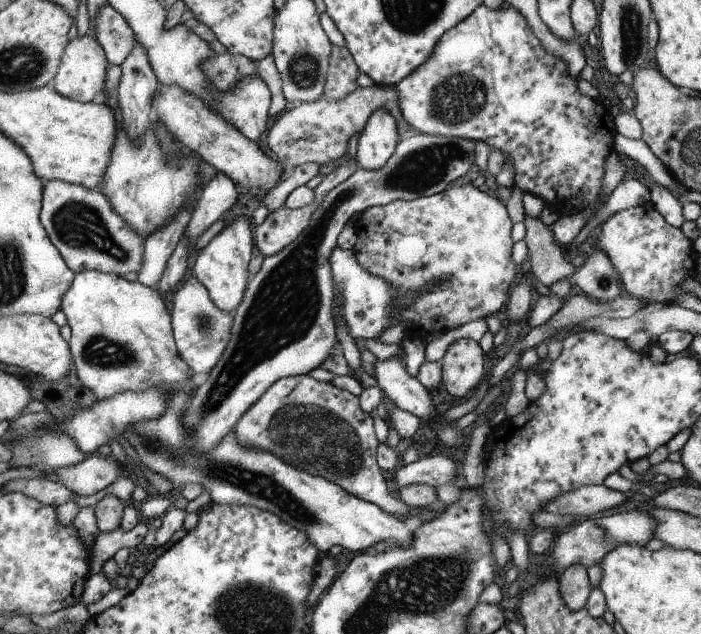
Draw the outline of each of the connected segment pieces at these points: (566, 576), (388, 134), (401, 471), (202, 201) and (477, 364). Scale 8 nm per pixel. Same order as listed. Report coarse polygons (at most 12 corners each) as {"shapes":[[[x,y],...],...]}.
{"shapes":[[[586,565],[560,572],[561,595],[570,610],[587,604],[592,586]],[[377,108],[361,130],[356,166],[376,170],[399,140],[394,115]],[[419,458],[396,470],[400,488],[458,480],[453,461]],[[218,173],[205,185],[187,227],[189,253],[228,213],[236,184]],[[452,342],[440,361],[443,388],[456,398],[488,371],[480,344]]]}

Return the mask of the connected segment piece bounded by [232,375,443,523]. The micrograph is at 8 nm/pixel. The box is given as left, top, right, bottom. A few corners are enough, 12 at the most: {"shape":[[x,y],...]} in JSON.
{"shape":[[277,380],[238,419],[244,446],[423,523],[388,493],[360,397]]}

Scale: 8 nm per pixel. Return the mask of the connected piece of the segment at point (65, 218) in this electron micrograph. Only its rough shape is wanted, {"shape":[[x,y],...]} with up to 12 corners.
{"shape":[[47,181],[40,219],[75,273],[139,273],[145,236],[104,192]]}

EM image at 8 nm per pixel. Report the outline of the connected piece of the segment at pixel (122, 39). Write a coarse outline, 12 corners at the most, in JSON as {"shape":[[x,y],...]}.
{"shape":[[106,3],[93,22],[110,65],[122,66],[135,34]]}

